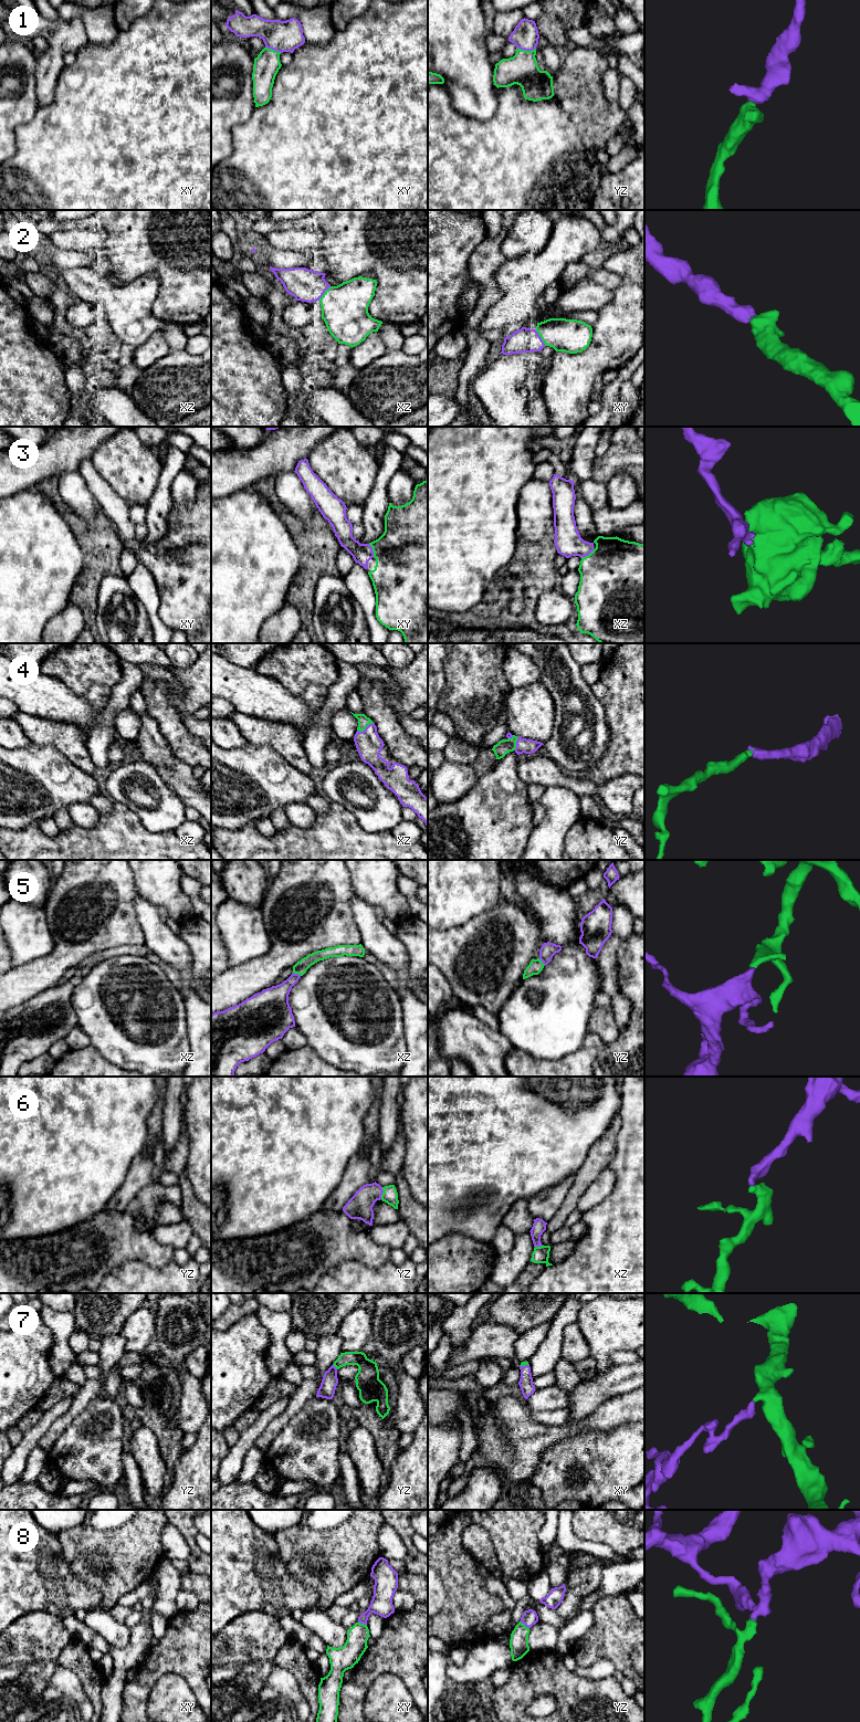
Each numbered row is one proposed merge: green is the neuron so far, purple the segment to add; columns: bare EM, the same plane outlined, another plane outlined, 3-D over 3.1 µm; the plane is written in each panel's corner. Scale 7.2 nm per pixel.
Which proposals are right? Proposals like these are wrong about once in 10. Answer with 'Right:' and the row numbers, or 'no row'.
Right: 1, 2, 3, 4, 5, 6, 7, 8

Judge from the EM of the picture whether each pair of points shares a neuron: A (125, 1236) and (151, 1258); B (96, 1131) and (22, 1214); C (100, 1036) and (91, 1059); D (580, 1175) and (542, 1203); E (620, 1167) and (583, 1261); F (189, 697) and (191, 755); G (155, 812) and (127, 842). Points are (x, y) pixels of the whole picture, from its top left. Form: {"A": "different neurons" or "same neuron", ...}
{"A": "same neuron", "B": "same neuron", "C": "different neurons", "D": "different neurons", "E": "same neuron", "F": "different neurons", "G": "different neurons"}

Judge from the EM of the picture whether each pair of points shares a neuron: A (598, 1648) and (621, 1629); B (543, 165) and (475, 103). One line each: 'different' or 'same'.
A: same
B: different

